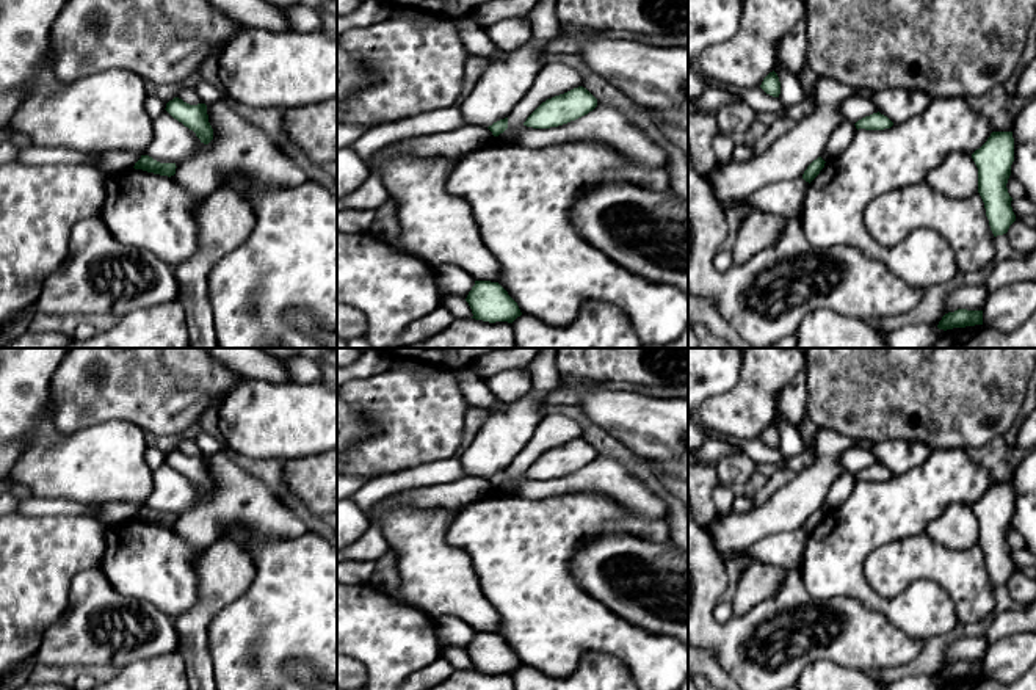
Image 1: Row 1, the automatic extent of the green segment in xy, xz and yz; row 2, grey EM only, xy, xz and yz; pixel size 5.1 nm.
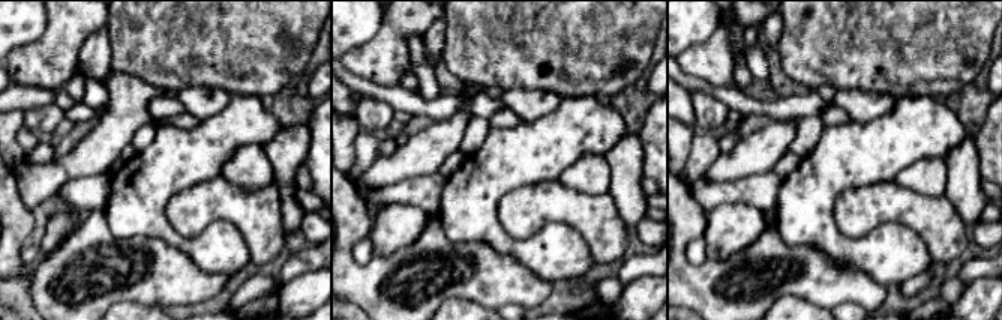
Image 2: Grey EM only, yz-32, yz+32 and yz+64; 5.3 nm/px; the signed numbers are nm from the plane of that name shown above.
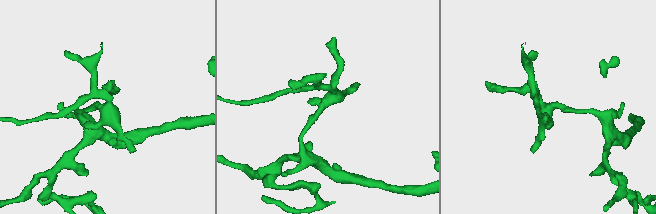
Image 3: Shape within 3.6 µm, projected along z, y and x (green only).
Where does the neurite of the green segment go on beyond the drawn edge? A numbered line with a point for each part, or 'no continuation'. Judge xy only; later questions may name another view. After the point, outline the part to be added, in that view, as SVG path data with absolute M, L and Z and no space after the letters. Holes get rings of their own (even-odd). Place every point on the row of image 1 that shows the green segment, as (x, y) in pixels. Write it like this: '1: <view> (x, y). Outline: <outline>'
no continuation

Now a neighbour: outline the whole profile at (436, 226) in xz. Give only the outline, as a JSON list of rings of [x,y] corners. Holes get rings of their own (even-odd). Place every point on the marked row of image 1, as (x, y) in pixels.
[[[381,149],[367,162],[367,168],[379,172],[389,198],[397,202],[398,238],[411,256],[434,268],[442,263],[456,265],[475,281],[498,282],[498,262],[480,237],[469,204],[447,190],[456,160],[444,155],[389,155]]]

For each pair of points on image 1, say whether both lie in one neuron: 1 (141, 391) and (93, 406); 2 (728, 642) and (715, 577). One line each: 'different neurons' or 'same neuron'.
1: same neuron
2: same neuron

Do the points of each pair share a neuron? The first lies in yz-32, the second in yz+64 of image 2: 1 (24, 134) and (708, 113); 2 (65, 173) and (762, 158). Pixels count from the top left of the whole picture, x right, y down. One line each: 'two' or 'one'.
1: two
2: one

